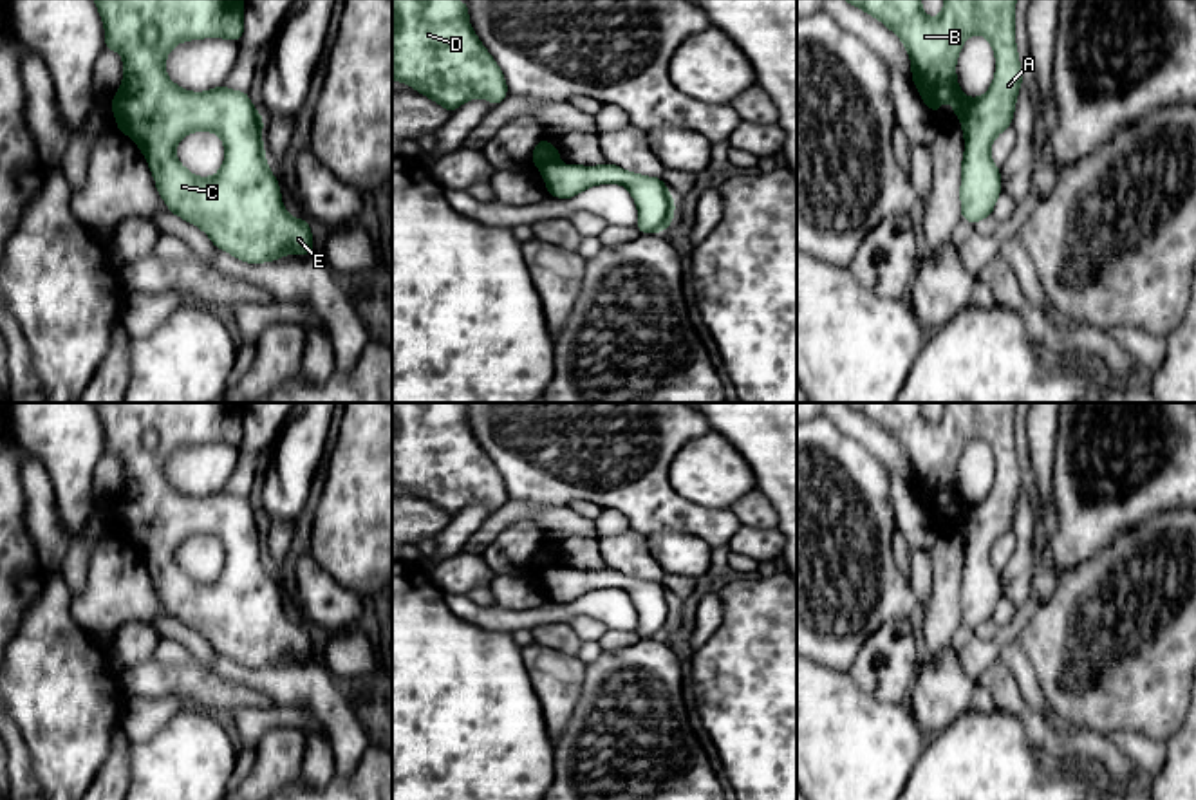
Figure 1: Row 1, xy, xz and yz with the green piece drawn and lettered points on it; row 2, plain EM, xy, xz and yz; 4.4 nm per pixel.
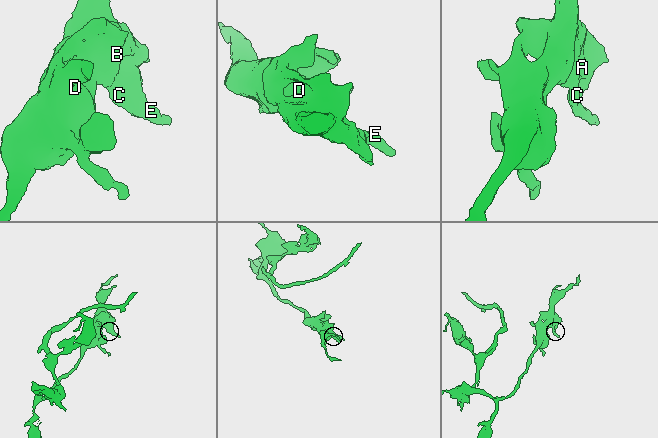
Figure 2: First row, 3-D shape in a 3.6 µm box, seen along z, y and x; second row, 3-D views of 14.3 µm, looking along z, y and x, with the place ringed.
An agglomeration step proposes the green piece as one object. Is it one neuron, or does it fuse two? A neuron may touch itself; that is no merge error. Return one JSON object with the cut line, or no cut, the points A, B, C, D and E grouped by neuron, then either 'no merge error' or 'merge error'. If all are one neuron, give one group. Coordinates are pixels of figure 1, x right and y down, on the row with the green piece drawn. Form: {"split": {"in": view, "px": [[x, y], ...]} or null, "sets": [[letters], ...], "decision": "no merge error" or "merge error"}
{"split": null, "sets": [["A", "B", "C", "D", "E"]], "decision": "no merge error"}

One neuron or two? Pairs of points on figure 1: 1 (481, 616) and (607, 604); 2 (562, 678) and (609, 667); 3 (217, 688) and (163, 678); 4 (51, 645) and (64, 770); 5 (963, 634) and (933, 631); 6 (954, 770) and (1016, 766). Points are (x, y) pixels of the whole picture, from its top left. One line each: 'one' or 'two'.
1: one
2: two
3: one
4: one
5: two
6: one

